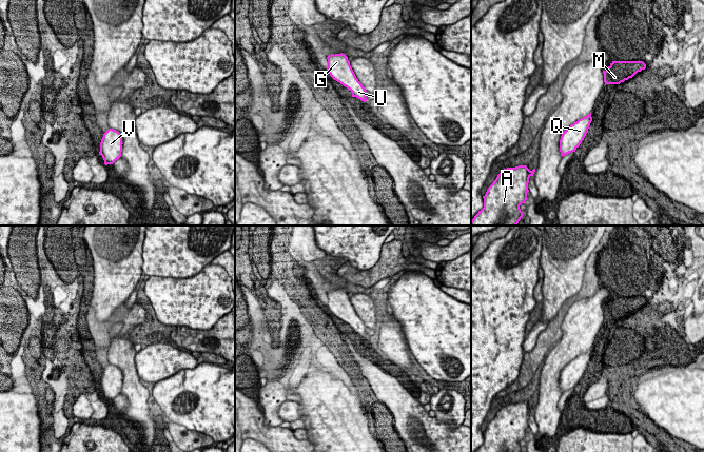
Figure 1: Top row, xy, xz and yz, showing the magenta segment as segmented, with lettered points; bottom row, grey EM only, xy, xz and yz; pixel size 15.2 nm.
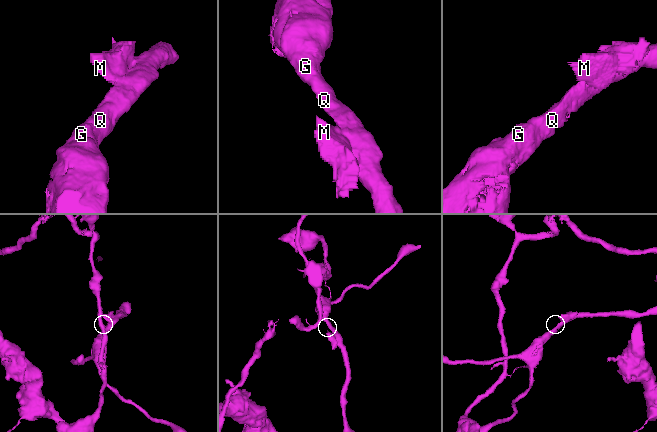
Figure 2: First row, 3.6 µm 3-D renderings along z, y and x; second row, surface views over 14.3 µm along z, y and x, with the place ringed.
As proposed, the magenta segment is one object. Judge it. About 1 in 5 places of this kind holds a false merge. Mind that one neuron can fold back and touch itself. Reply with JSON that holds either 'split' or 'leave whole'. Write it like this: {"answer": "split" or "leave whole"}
{"answer": "leave whole"}

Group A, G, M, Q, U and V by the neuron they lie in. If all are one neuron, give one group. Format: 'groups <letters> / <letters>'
groups A G M Q U V

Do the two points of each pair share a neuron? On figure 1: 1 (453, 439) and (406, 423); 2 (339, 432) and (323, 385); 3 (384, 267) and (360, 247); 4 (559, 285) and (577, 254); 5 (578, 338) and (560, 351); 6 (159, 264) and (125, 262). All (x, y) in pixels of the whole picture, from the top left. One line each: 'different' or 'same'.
1: same
2: same
3: different
4: same
5: same
6: different

